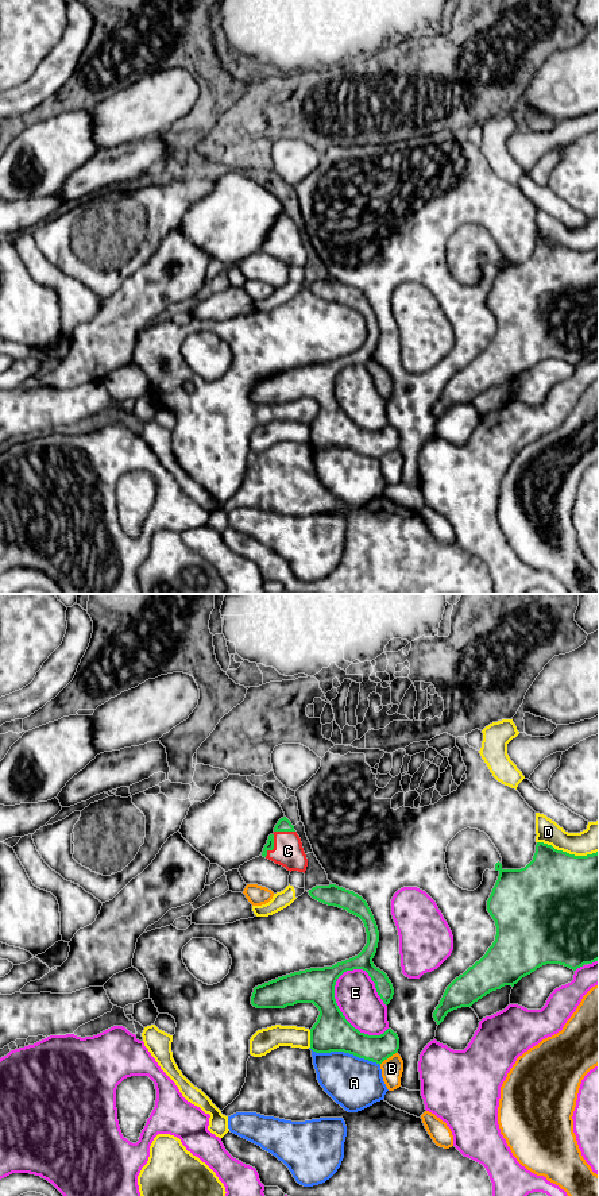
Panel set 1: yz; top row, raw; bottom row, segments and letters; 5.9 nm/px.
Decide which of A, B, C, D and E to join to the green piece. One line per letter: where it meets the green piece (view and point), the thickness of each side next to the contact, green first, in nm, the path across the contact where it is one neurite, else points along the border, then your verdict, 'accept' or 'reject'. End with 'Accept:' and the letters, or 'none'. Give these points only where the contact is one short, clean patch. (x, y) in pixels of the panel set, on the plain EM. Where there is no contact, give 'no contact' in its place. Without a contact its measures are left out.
A: contact yz (344, 447); calibres 220 and 320 nm; reject
B: contact yz (387, 452); calibres 160 and 130 nm; reject
C: contact yz (273, 230); calibres 50 and 180 nm; way yz (270, 238), (273, 230), (288, 246); accept
D: contact yz (568, 249); calibres 500 and 180 nm; reject
E: contact yz (341, 408); calibres 220 and 240 nm; reject
Accept: C

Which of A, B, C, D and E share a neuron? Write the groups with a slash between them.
A / B / C / D / E

